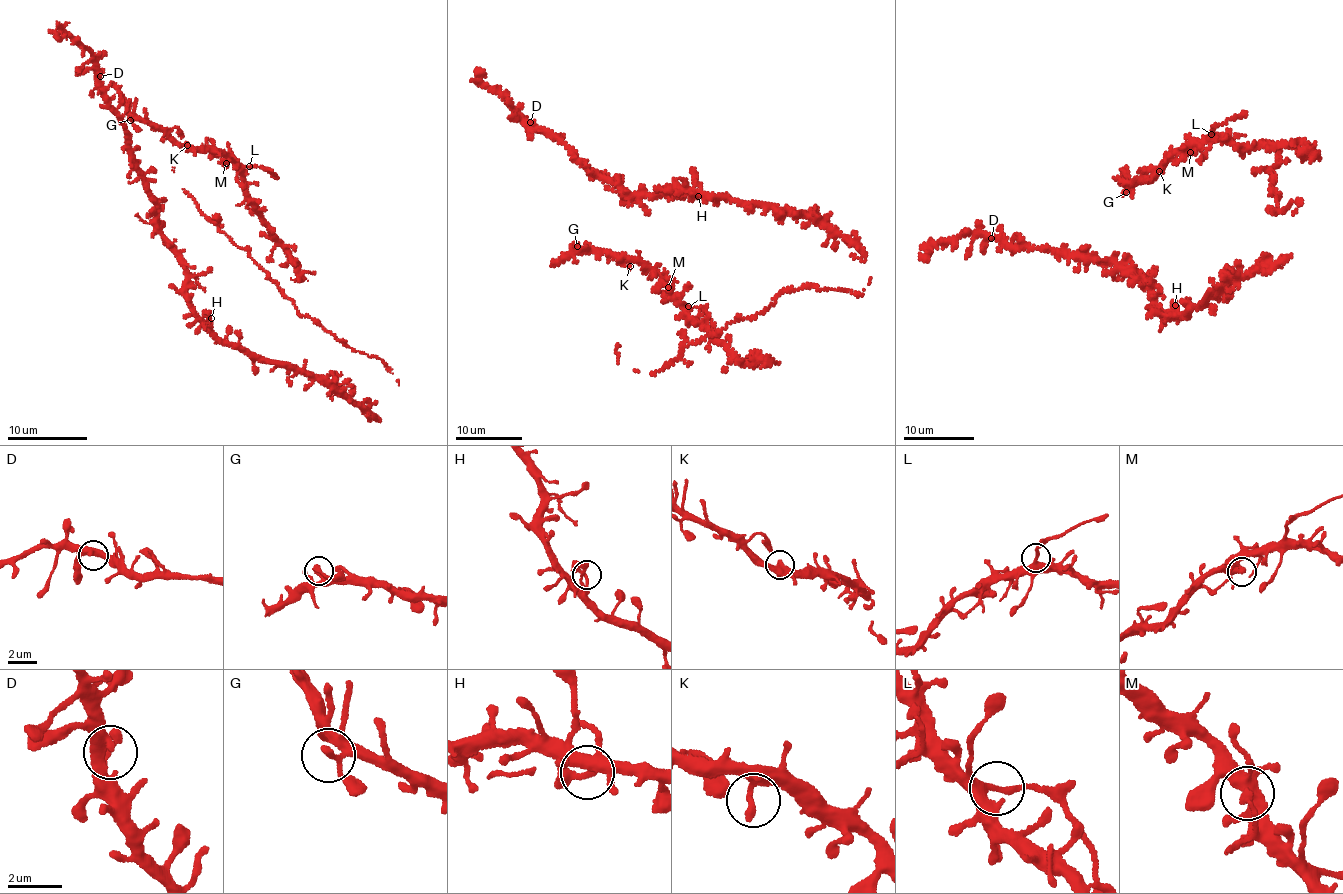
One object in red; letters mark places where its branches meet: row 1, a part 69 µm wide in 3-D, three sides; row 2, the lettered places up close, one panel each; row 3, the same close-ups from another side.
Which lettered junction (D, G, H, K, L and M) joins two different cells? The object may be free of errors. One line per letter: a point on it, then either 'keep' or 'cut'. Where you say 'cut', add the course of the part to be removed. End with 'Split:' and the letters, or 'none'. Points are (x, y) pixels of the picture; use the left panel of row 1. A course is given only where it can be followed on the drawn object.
D: place (100, 76); keep
G: place (130, 120); keep
H: place (211, 318); keep
K: place (187, 145); keep
L: place (249, 166); cut; course (248, 166), (264, 168), (278, 179)
M: place (226, 163); keep
Split: L

